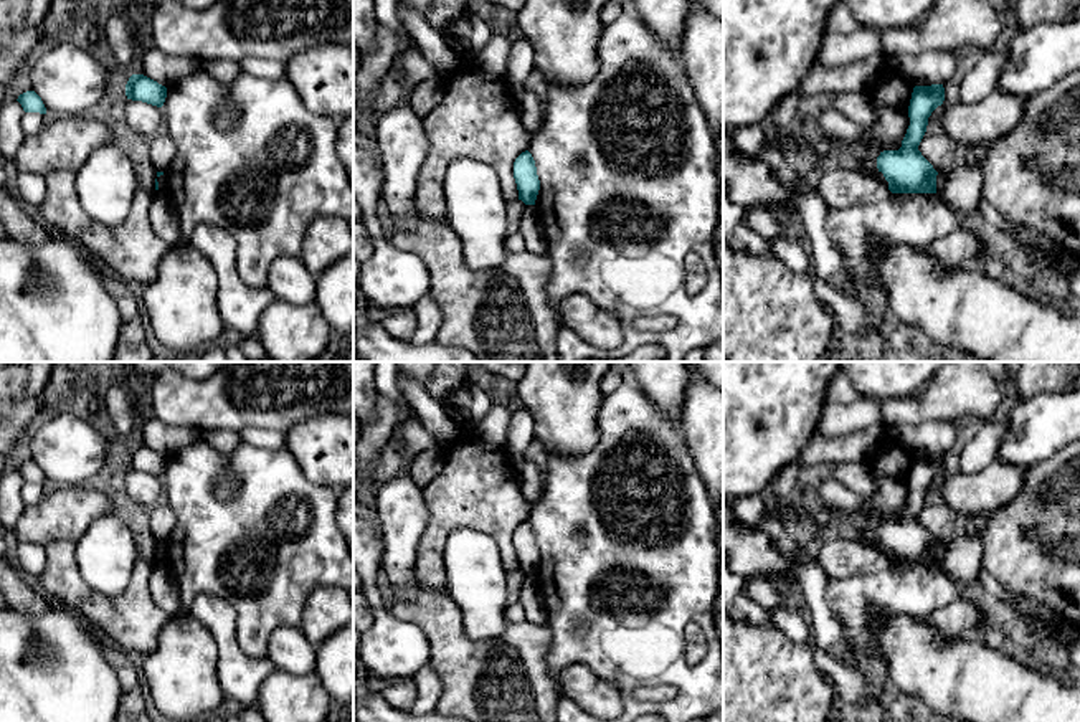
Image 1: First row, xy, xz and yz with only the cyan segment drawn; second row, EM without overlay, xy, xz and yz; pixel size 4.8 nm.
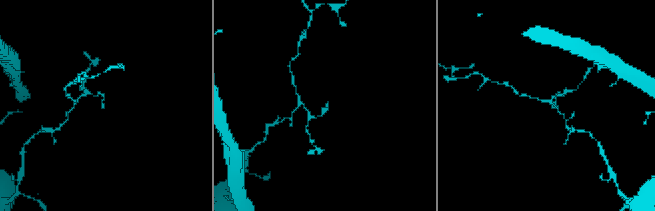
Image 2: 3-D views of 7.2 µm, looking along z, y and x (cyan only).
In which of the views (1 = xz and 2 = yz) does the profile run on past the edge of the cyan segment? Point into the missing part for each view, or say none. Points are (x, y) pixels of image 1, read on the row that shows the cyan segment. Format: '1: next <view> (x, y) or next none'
1: next none
2: next none

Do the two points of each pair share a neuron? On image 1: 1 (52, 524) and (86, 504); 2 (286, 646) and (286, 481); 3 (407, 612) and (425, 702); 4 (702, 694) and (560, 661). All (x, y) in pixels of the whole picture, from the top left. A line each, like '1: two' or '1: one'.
1: one
2: two
3: two
4: one

